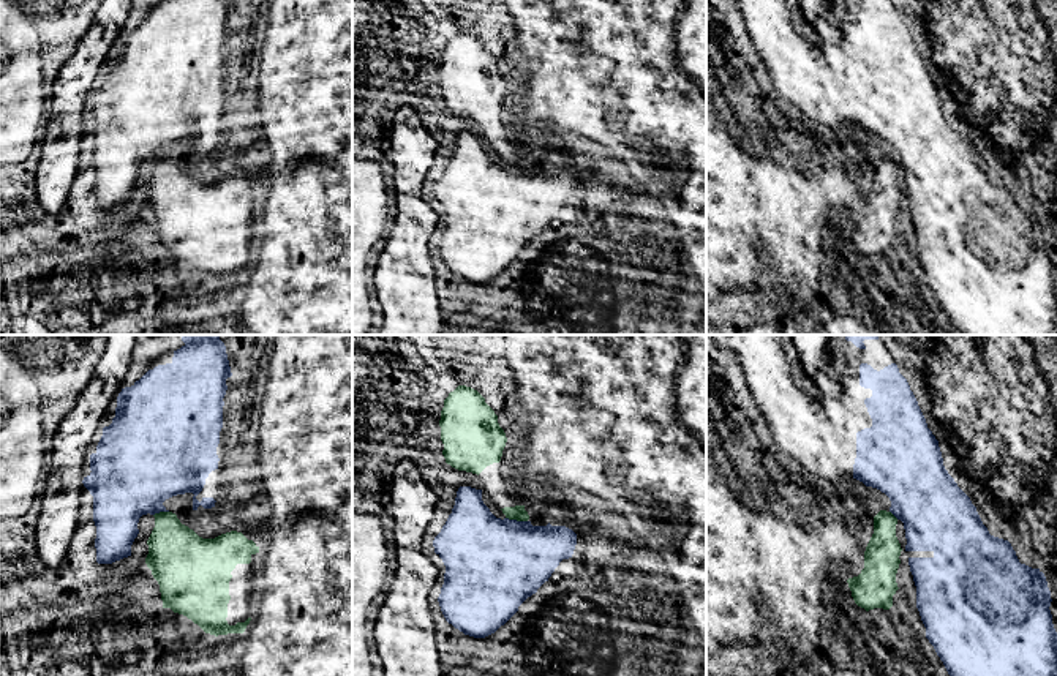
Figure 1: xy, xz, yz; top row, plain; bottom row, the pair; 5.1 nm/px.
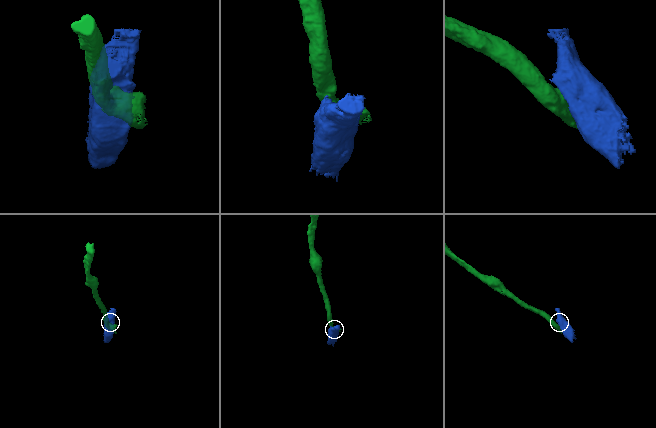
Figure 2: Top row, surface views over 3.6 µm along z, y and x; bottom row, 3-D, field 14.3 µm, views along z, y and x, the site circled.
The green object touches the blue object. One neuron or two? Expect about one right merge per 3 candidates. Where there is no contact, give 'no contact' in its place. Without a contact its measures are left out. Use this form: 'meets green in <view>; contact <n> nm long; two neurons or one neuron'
meets green in xz; contact 110 nm long; two neurons

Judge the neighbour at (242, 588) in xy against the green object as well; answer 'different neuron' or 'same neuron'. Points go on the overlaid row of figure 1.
same neuron

